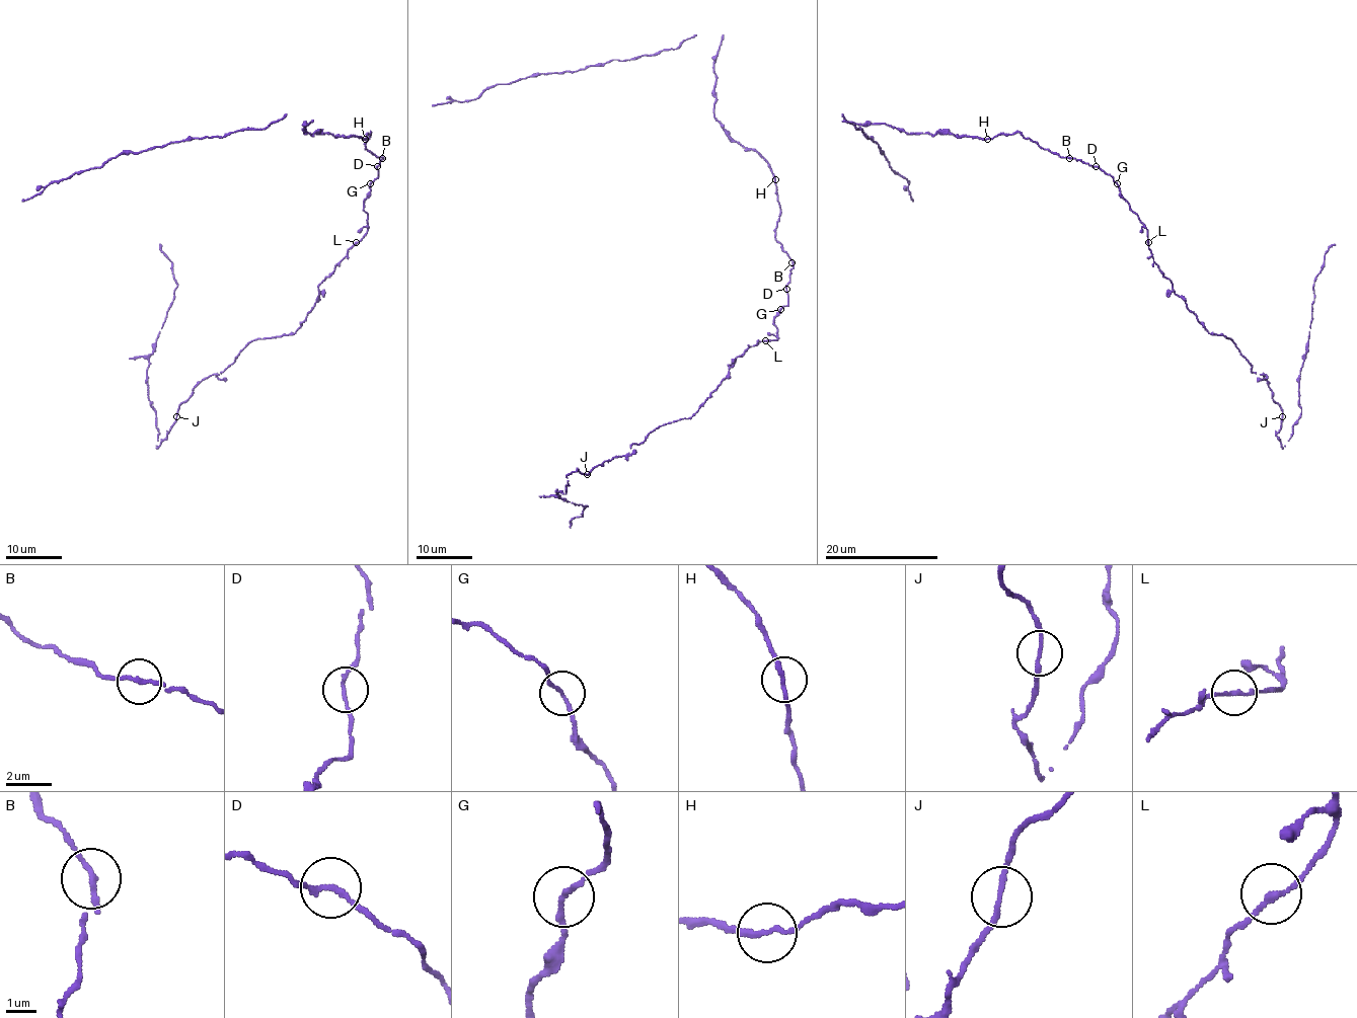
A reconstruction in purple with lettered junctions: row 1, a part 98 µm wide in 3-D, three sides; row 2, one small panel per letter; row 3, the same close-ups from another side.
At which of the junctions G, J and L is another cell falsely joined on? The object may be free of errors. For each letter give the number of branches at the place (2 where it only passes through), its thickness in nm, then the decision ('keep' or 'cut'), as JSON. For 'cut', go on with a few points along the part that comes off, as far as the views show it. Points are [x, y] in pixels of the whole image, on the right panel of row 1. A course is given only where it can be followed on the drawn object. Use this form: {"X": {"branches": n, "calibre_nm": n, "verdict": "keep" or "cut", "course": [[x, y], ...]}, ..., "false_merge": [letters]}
{"G": {"branches": 2, "calibre_nm": 160, "verdict": "keep"}, "J": {"branches": 2, "calibre_nm": 160, "verdict": "keep"}, "L": {"branches": 2, "calibre_nm": 150, "verdict": "keep"}, "false_merge": []}

